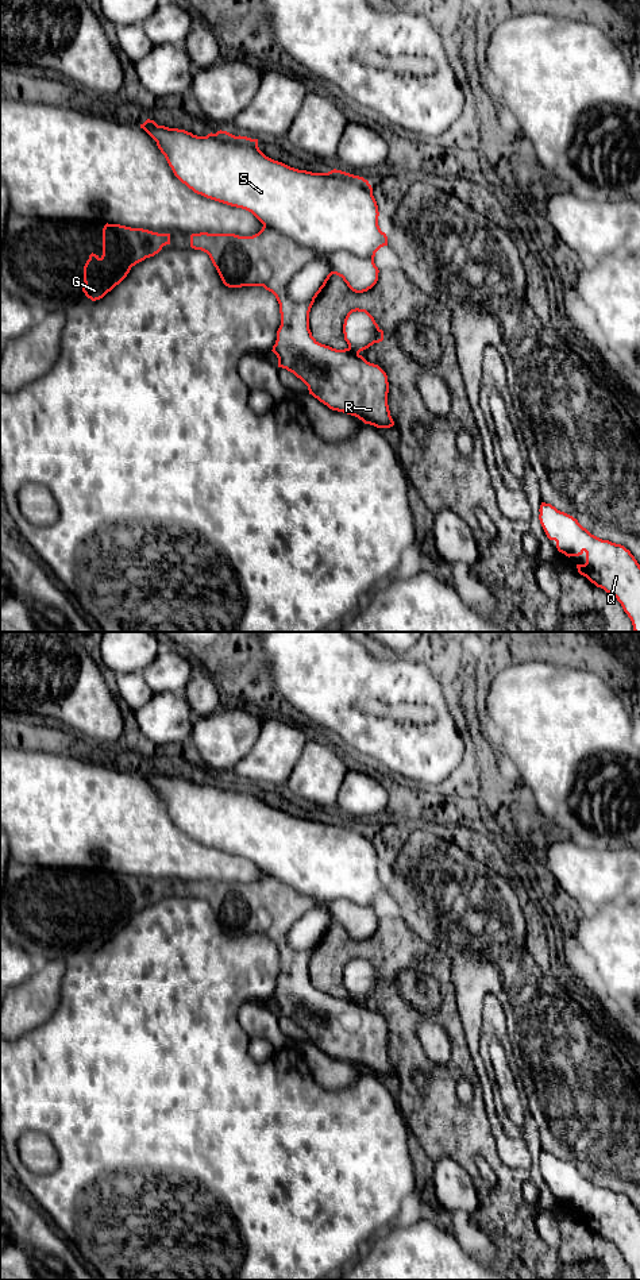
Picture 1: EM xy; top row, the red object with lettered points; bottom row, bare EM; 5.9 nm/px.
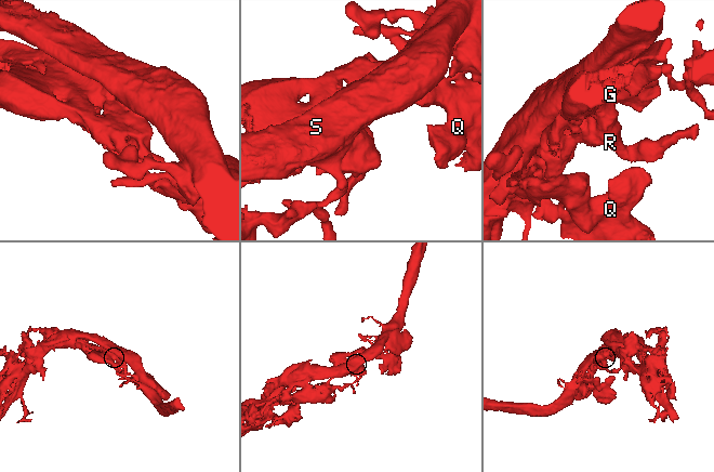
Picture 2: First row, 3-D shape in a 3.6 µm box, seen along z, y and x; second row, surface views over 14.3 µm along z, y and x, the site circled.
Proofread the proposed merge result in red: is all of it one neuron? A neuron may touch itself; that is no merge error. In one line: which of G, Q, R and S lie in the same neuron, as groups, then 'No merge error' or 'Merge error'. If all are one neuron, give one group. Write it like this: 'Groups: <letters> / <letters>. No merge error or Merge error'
Groups: G Q R / S. Merge error

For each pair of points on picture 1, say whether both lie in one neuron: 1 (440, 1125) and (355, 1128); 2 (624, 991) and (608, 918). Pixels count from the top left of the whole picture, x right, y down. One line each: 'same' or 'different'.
1: different
2: same

